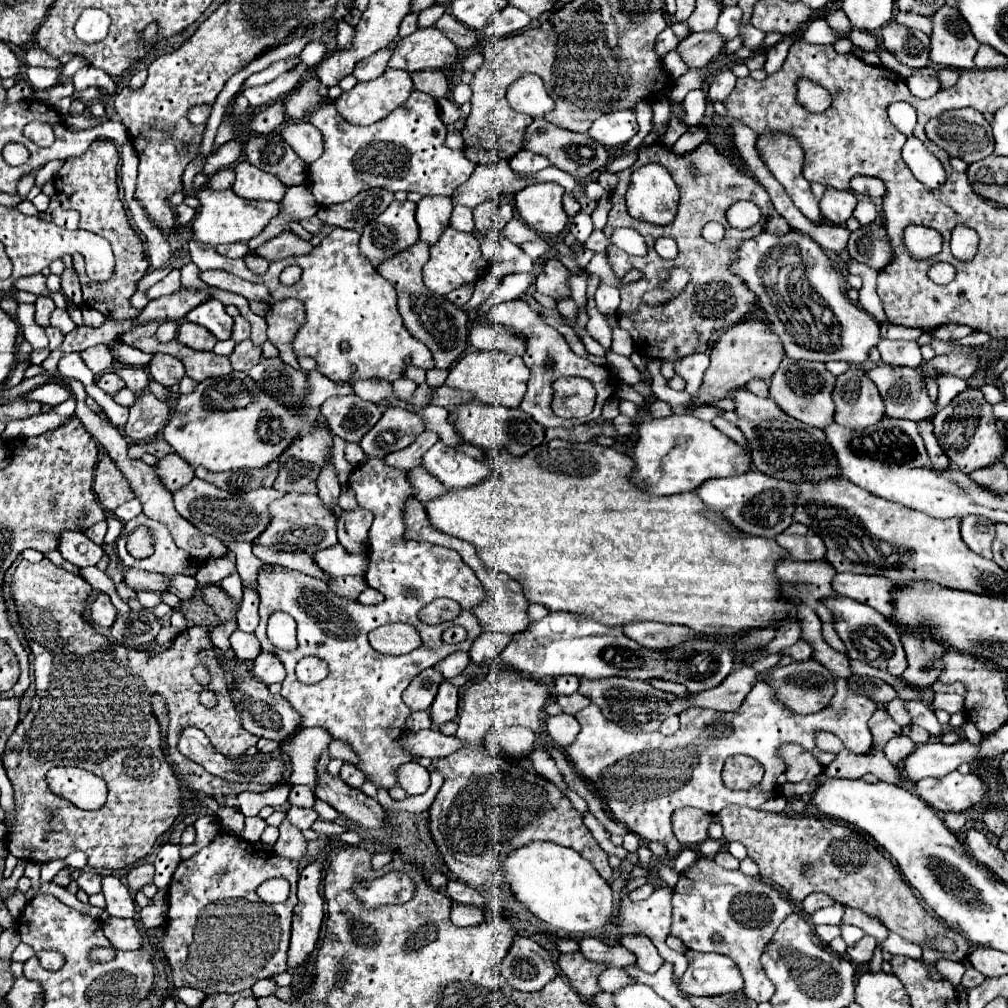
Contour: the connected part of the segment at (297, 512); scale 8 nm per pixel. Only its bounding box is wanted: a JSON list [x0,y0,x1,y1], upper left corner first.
[252,493,338,555]

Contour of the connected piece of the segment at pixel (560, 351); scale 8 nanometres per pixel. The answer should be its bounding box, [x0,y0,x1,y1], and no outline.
[488,301,616,427]

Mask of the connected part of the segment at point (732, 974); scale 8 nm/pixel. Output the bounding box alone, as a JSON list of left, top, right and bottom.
[680,951,742,995]

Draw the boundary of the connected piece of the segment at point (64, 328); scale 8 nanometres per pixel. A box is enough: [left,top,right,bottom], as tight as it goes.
[50,311,72,335]

